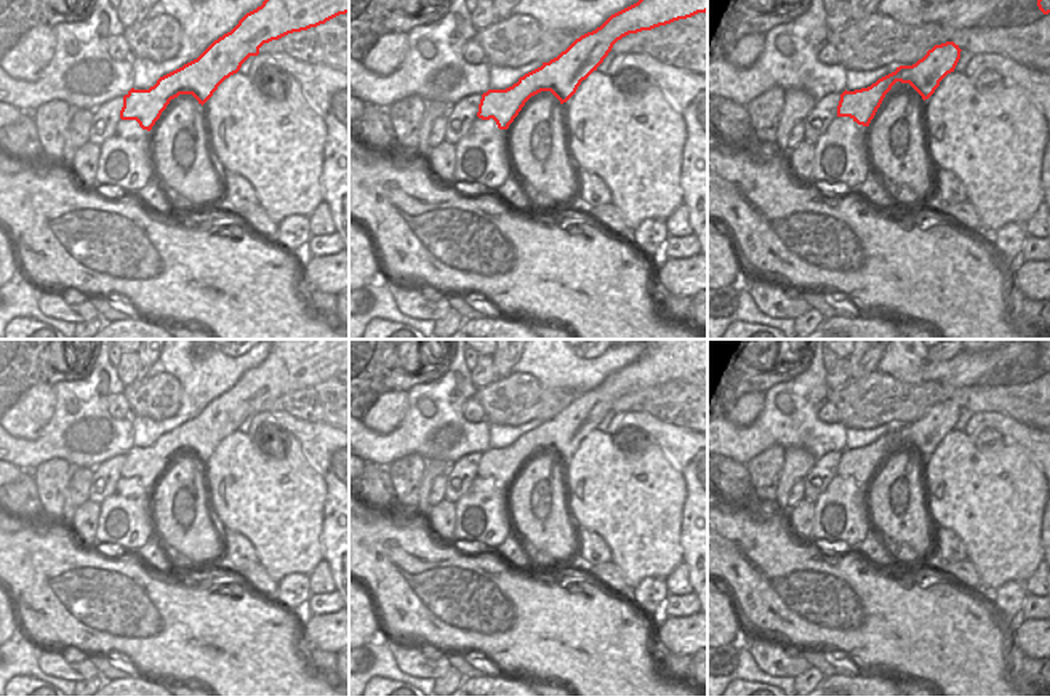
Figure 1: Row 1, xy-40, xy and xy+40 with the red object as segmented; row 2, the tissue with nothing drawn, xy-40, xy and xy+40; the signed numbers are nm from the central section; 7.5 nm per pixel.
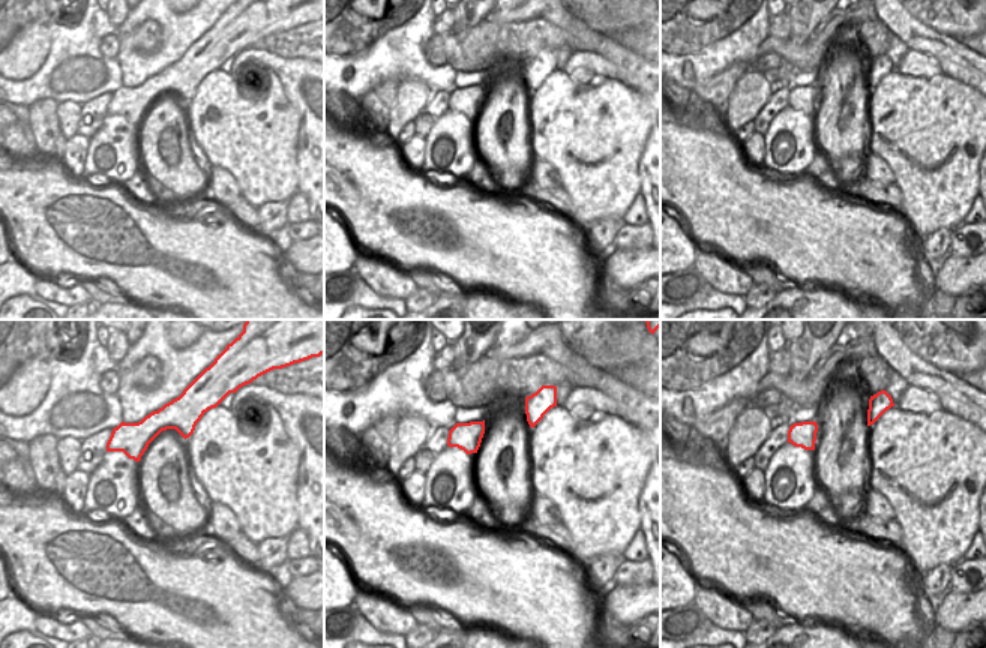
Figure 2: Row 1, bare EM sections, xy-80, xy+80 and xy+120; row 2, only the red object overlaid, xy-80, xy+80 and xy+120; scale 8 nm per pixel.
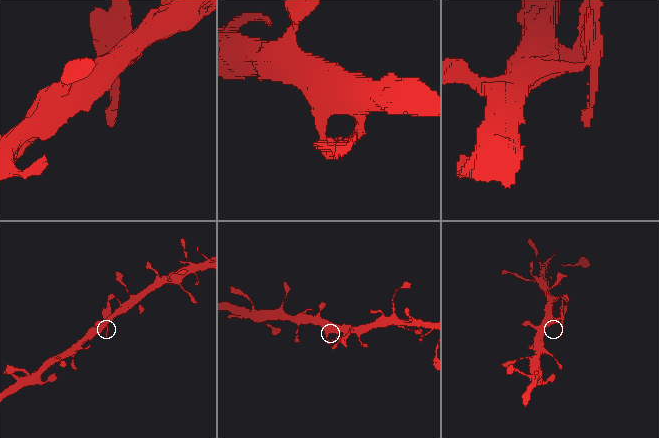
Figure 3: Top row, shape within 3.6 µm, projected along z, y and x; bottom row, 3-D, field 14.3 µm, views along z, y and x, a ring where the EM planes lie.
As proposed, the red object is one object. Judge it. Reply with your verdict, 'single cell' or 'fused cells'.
fused cells

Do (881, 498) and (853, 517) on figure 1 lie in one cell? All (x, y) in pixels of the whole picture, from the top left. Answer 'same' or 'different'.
different

